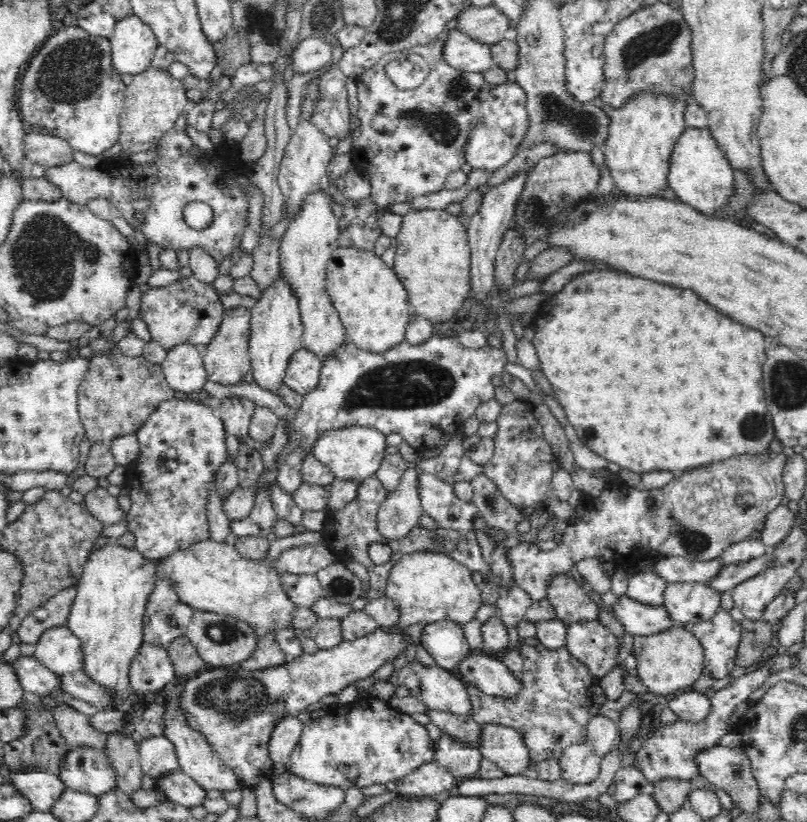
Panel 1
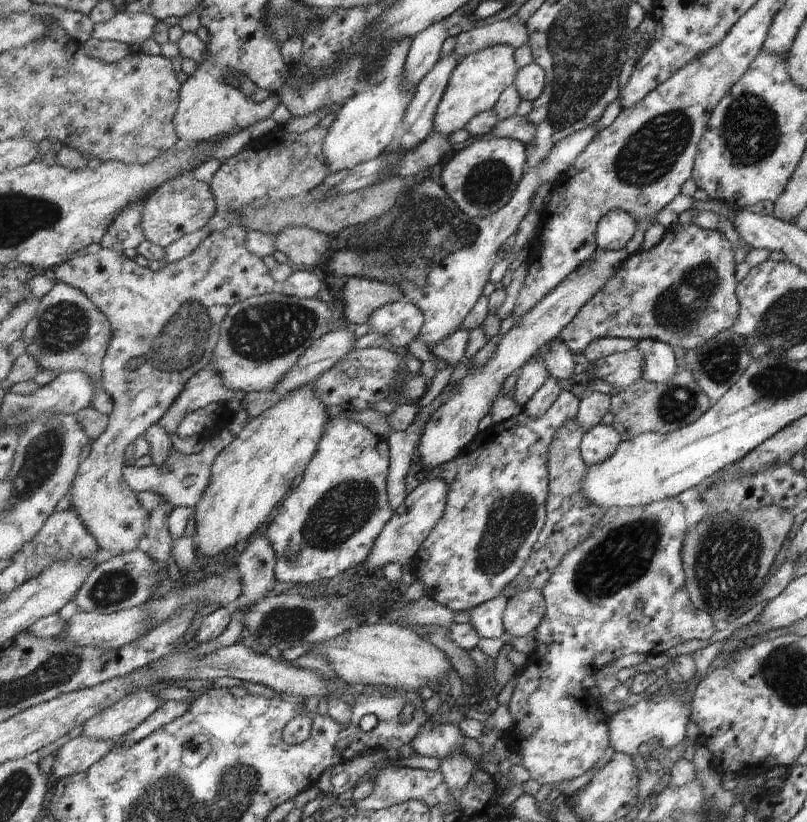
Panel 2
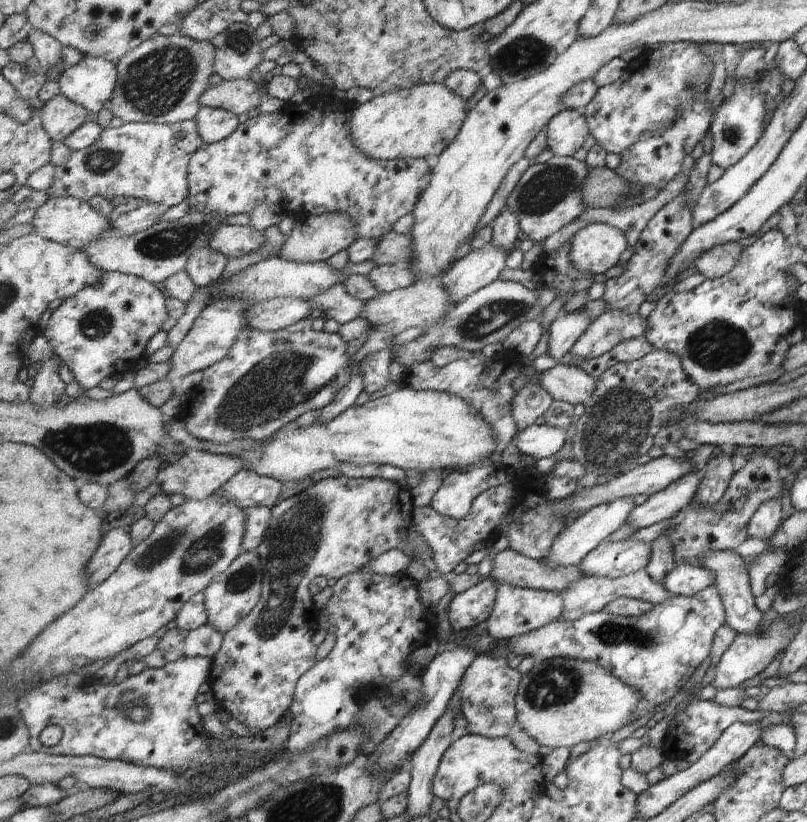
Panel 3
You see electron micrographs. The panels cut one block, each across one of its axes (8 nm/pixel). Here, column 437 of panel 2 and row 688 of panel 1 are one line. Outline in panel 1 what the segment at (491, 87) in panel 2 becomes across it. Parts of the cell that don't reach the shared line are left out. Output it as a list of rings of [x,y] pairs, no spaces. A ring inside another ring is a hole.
[[[115,542],[93,551],[85,563],[82,579],[76,586],[77,593],[71,604],[67,628],[82,642],[85,654],[84,671],[94,679],[94,682],[98,681],[104,686],[110,686],[109,690],[113,690],[117,698],[124,700],[120,706],[127,707],[136,698],[129,683],[129,668],[143,644],[143,618],[147,611],[149,596],[157,584],[158,566],[146,559],[135,547],[124,548]]]

